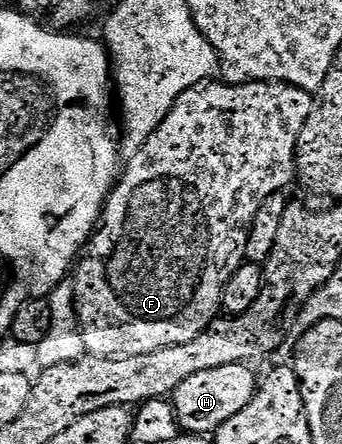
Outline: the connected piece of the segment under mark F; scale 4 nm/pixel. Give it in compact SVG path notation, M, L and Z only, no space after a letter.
M249 81L235 85L219 82L195 86L182 93L168 116L162 121L162 125L158 125L158 129L150 133L146 145L142 145L142 149L138 149L138 153L134 153L134 157L127 160L128 168L125 171L123 168L118 182L113 186L100 221L86 244L86 250L75 264L71 284L76 301L76 320L80 323L80 337L89 356L125 359L138 357L142 353L154 353L158 349L174 345L186 345L186 341L194 341L194 337L198 337L198 333L206 330L221 314L220 302L224 296L224 288L232 280L236 270L246 261L244 257L246 241L253 217L266 201L266 197L281 194L285 190L284 186L296 175L296 146L298 137L312 112L313 96L300 87L290 87L287 83L275 81Z

